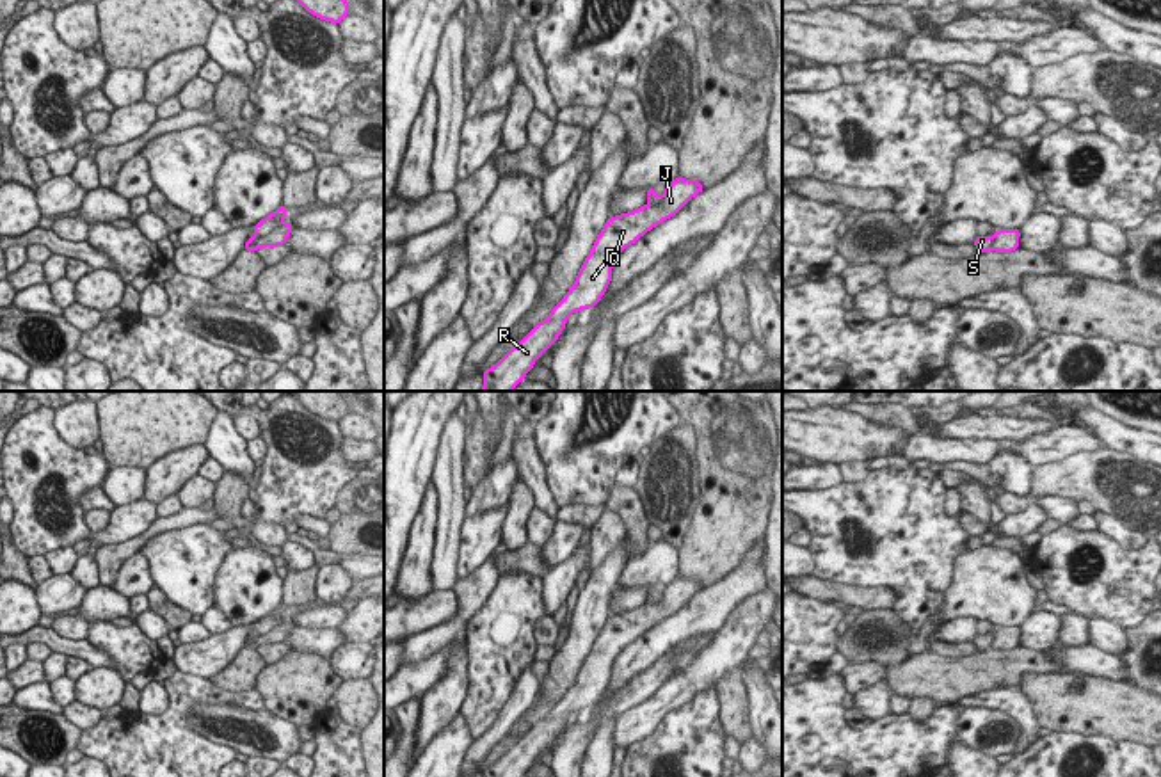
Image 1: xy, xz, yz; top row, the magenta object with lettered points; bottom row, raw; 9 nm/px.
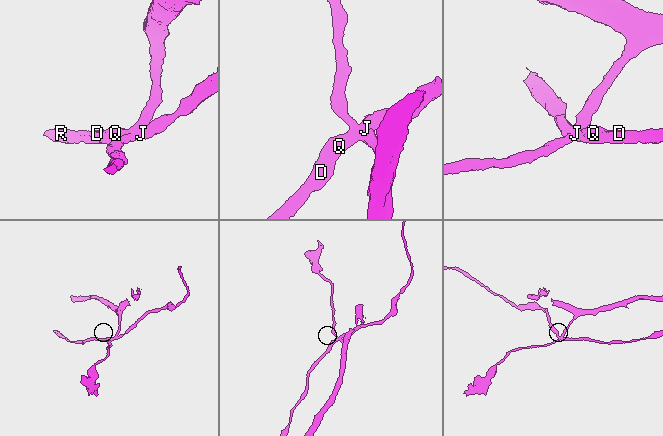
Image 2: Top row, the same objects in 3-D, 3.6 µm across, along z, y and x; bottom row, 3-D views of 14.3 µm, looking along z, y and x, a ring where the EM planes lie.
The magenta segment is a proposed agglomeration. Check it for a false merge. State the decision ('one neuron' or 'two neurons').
two neurons

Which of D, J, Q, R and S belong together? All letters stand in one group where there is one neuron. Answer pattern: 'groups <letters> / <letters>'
groups D J Q R / S

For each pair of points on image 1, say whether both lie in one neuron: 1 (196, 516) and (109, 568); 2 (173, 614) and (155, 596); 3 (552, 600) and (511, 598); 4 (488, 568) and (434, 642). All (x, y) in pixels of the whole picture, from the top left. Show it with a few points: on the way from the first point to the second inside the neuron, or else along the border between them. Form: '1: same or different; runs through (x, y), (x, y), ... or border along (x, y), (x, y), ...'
1: same; runs through (175, 521), (157, 527), (130, 548)
2: same; runs through (169, 610), (159, 600)
3: different; border along (541, 576), (541, 598), (546, 614)
4: same; runs through (477, 587), (463, 616), (454, 624)

